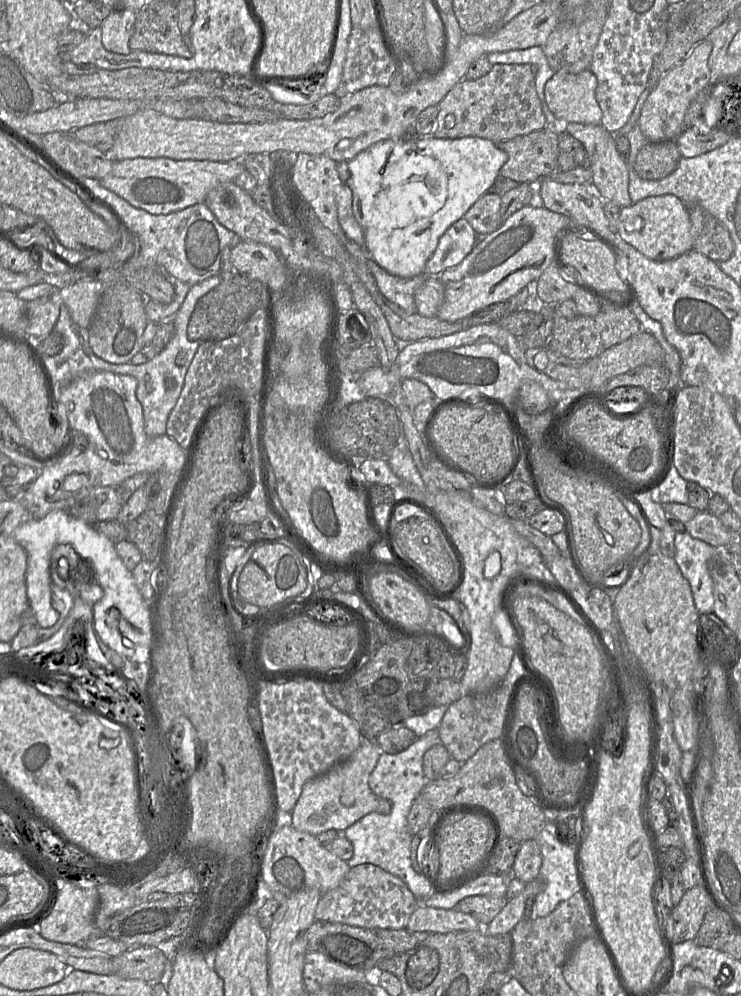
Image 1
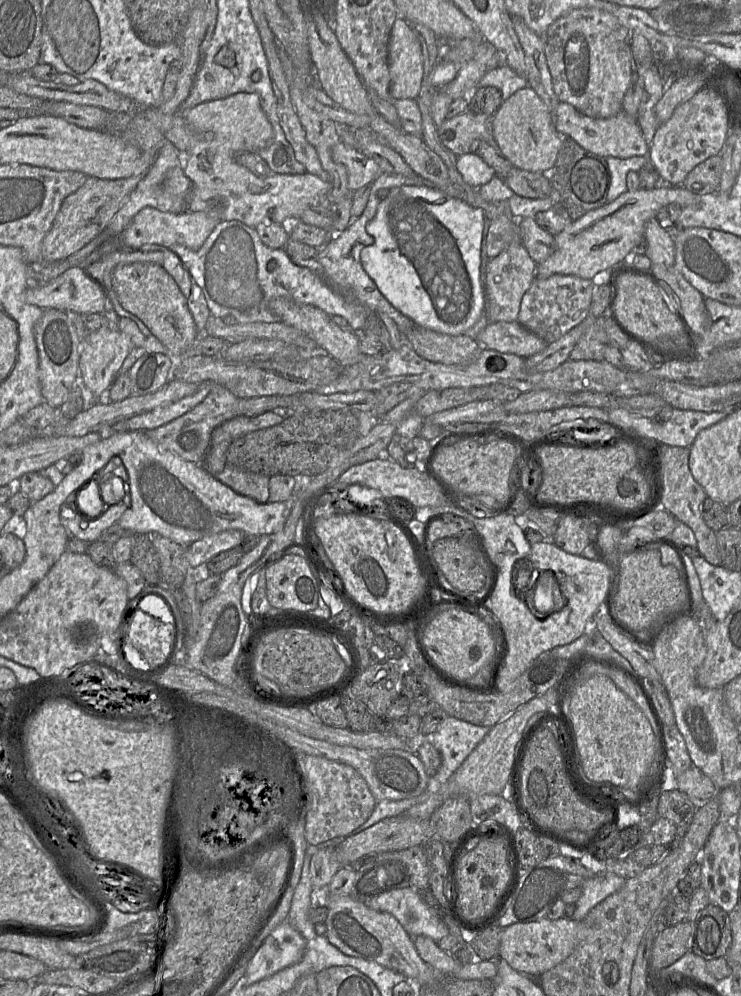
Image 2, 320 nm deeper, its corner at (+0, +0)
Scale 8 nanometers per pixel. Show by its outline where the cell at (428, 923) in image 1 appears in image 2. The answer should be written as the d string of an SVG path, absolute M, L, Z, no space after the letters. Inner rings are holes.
M543 918L501 928L500 958L517 972L538 979L573 953L577 944L577 925L577 921L568 918Z

